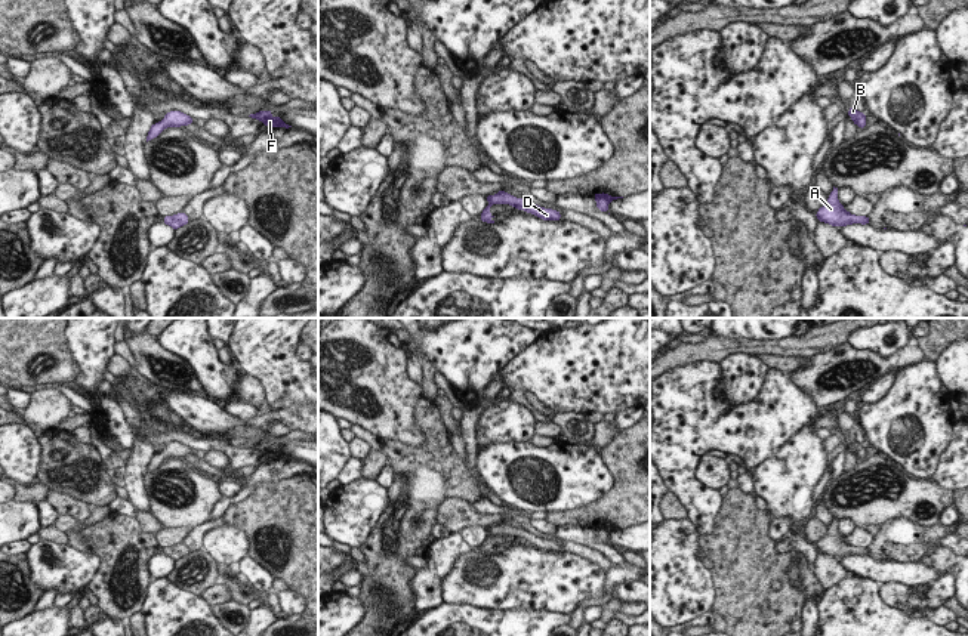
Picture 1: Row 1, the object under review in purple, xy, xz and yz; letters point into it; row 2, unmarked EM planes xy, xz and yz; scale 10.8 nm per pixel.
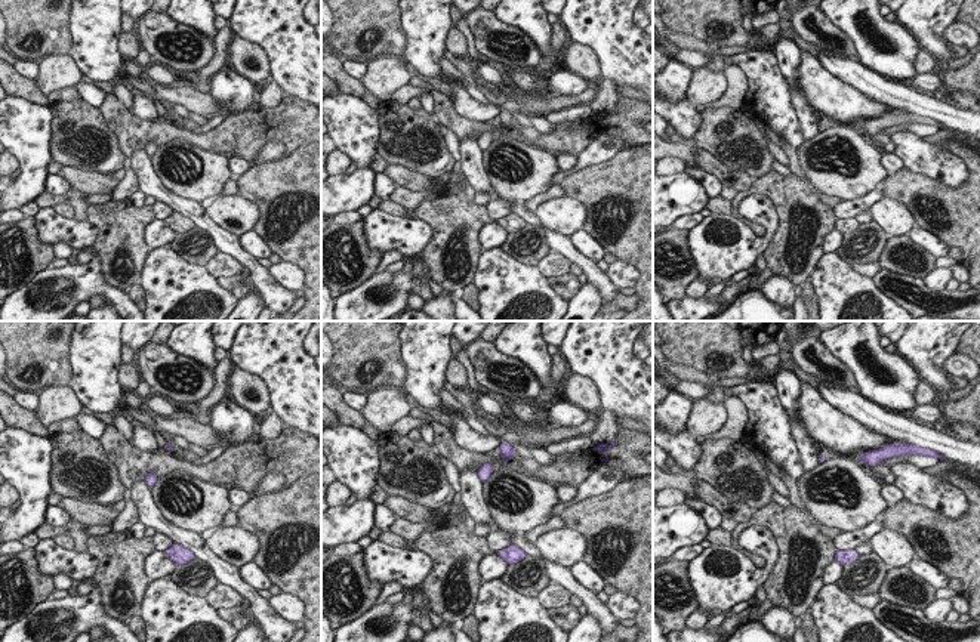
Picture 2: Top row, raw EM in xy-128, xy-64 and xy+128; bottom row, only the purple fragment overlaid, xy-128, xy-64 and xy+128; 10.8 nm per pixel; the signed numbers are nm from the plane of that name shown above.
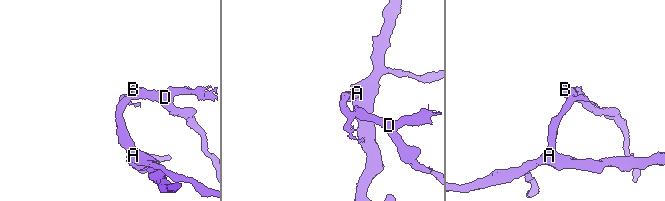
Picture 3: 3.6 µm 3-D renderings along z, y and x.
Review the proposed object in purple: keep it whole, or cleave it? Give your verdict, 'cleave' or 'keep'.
keep

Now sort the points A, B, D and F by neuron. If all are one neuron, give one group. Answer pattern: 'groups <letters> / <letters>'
groups A B D F

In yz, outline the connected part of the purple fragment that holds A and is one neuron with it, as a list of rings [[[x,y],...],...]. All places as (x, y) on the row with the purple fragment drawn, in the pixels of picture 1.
[[[833,186],[827,201],[823,207],[816,213],[819,222],[829,223],[835,228],[847,226],[853,223],[869,225],[869,216],[856,216],[844,209],[844,206],[838,200],[838,188]]]

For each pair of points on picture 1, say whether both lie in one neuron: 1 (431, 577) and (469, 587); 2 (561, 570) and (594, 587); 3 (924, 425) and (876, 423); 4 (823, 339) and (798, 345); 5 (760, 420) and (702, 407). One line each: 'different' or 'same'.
1: different
2: same
3: same
4: same
5: same

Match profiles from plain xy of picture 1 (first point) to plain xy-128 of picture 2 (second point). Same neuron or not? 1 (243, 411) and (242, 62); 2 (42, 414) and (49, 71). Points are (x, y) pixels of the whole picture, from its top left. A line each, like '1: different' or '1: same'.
1: different
2: same

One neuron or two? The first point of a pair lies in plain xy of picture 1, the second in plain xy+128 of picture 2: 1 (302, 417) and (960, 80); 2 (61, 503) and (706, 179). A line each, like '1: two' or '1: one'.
1: one
2: two

